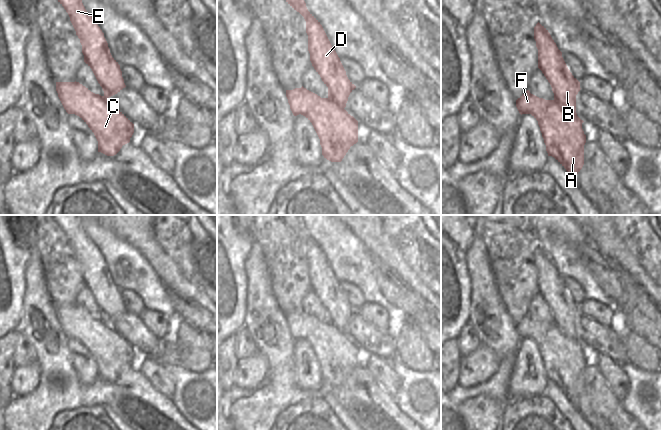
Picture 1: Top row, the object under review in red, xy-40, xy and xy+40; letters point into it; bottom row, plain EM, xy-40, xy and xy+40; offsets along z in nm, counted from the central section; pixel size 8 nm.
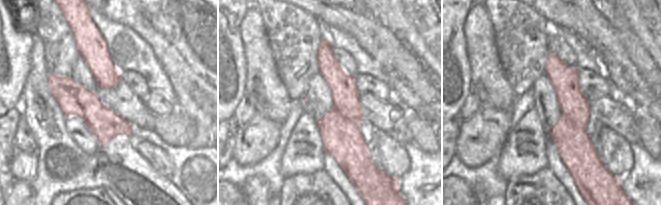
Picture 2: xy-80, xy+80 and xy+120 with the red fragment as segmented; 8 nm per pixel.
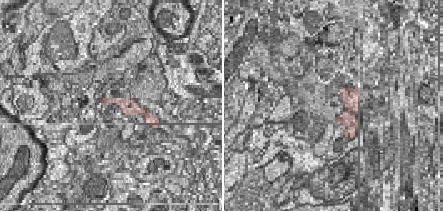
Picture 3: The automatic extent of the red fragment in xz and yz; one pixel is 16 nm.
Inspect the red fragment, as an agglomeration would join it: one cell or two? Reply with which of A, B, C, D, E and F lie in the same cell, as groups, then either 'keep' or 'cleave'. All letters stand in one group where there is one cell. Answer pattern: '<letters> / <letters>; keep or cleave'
A B D E / C F; cleave

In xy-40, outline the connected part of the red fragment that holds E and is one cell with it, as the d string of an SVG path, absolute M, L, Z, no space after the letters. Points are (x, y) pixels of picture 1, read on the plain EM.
M51 215L64 231L80 263L84 286L92 293L109 322L126 311L118 286L112 281L104 257L86 235L80 215Z

